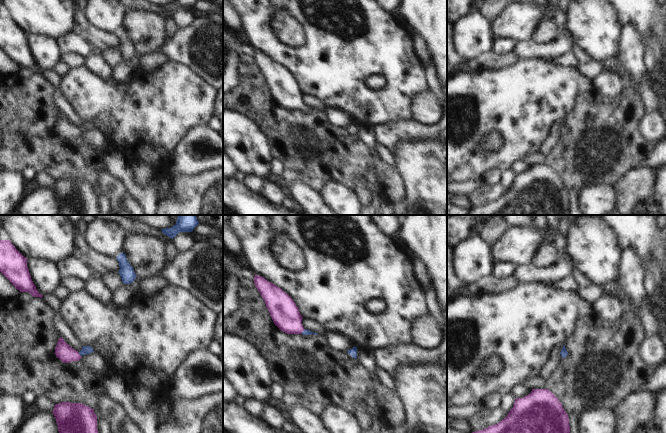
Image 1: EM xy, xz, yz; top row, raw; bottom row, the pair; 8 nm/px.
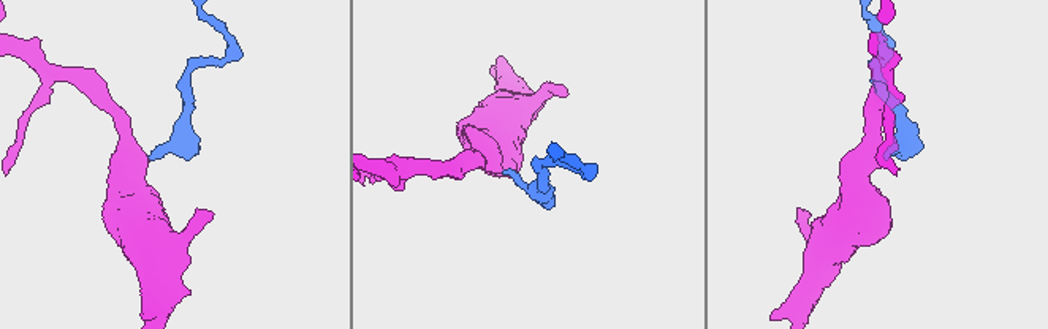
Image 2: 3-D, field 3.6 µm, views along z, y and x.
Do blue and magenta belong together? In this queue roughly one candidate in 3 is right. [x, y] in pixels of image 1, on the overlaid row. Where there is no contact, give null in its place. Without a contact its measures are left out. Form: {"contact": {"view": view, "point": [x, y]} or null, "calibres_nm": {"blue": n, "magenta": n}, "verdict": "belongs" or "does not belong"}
{"contact": {"view": "xy", "point": [80, 354]}, "calibres_nm": {"blue": 70, "magenta": 140}, "verdict": "belongs"}

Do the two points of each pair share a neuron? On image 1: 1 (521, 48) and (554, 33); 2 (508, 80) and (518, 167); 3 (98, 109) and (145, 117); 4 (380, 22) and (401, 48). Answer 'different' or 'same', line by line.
1: different
2: different
3: same
4: same

